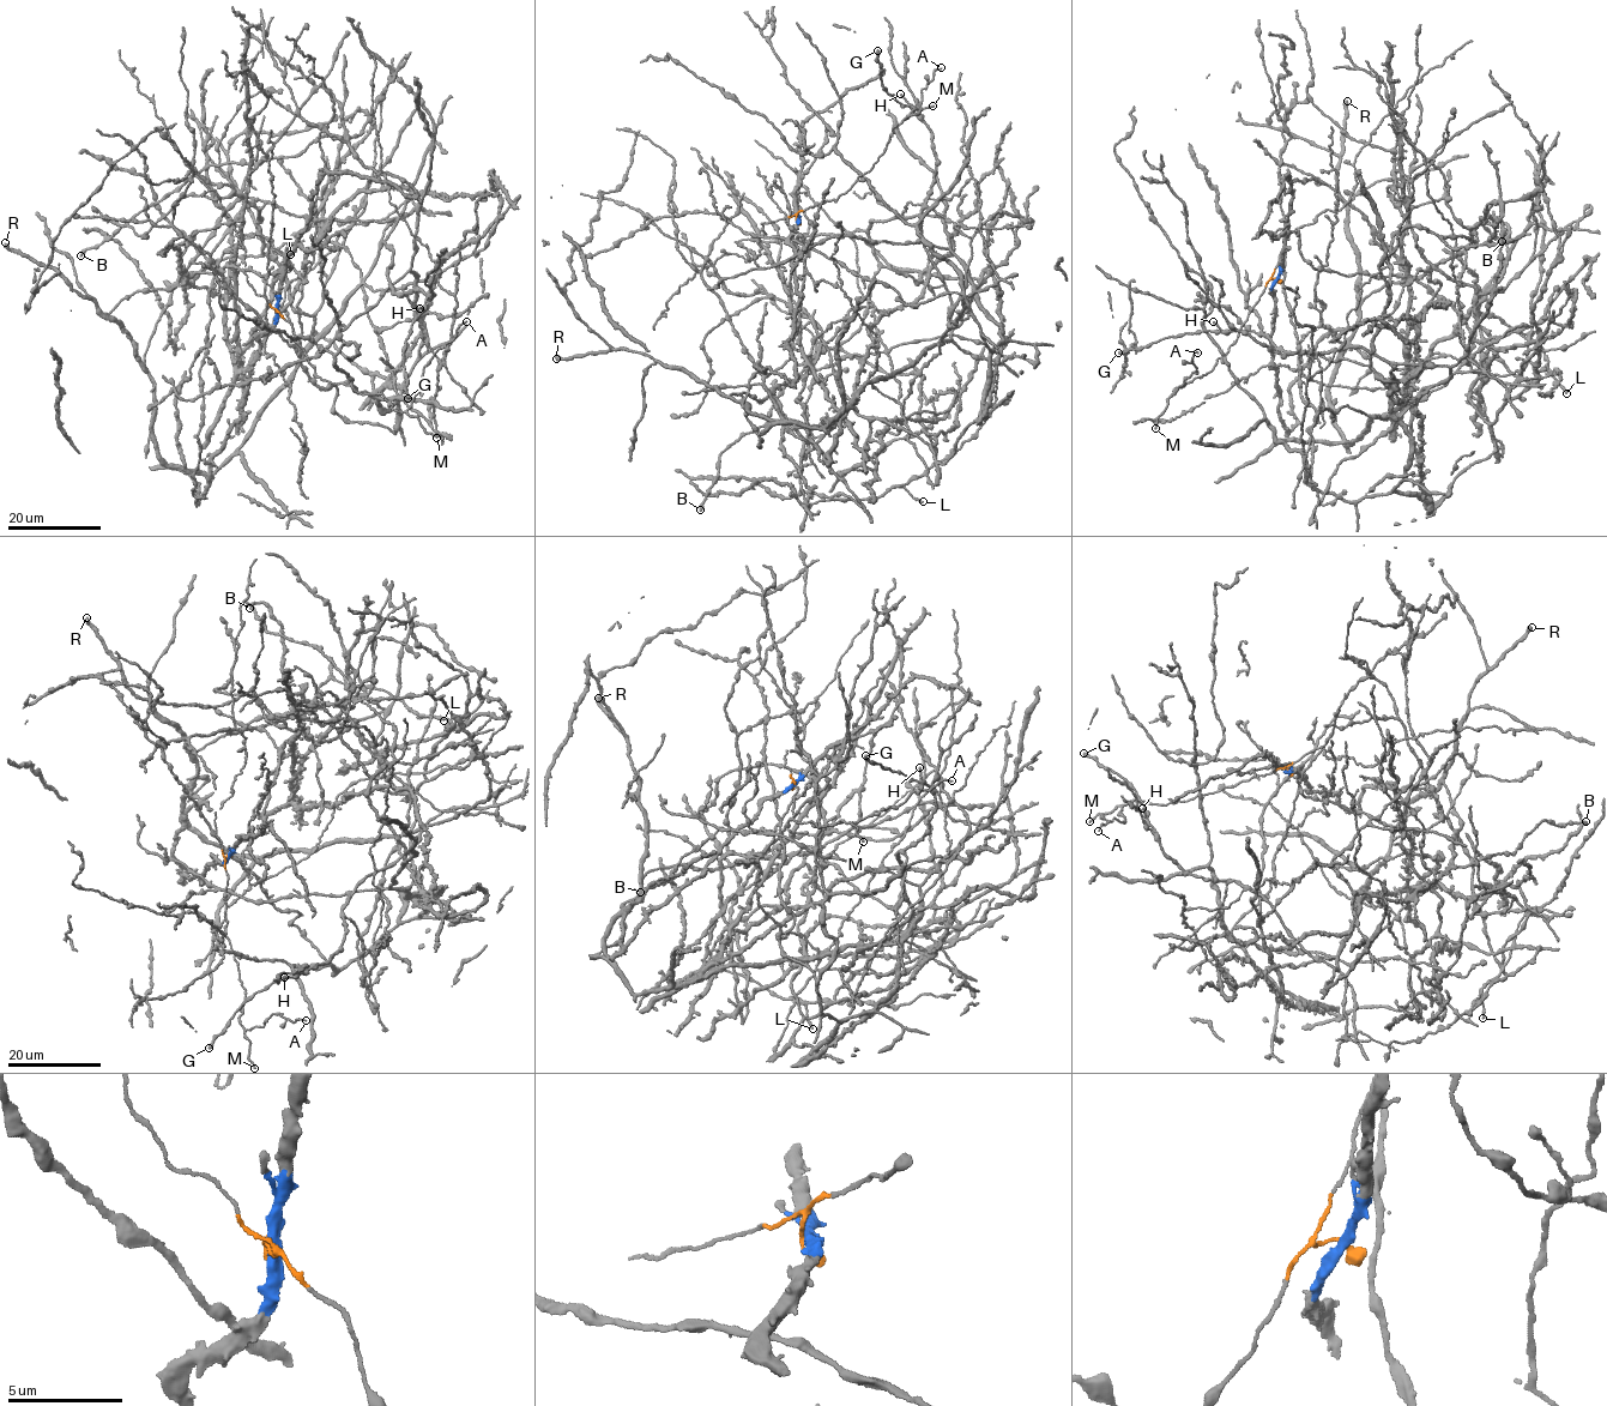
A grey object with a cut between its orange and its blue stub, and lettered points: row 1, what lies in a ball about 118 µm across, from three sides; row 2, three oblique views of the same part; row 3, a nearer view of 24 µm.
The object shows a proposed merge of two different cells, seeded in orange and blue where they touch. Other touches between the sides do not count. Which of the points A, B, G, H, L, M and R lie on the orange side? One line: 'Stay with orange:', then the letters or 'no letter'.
Stay with orange: A, M

